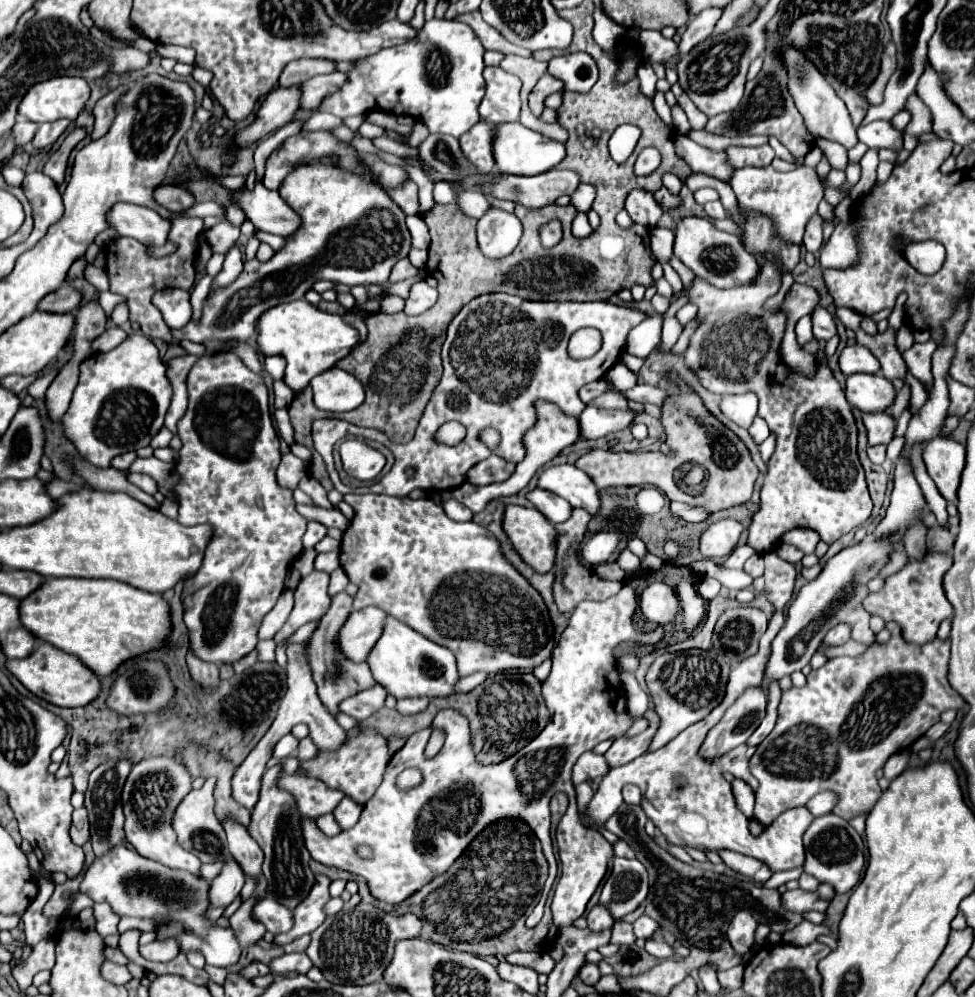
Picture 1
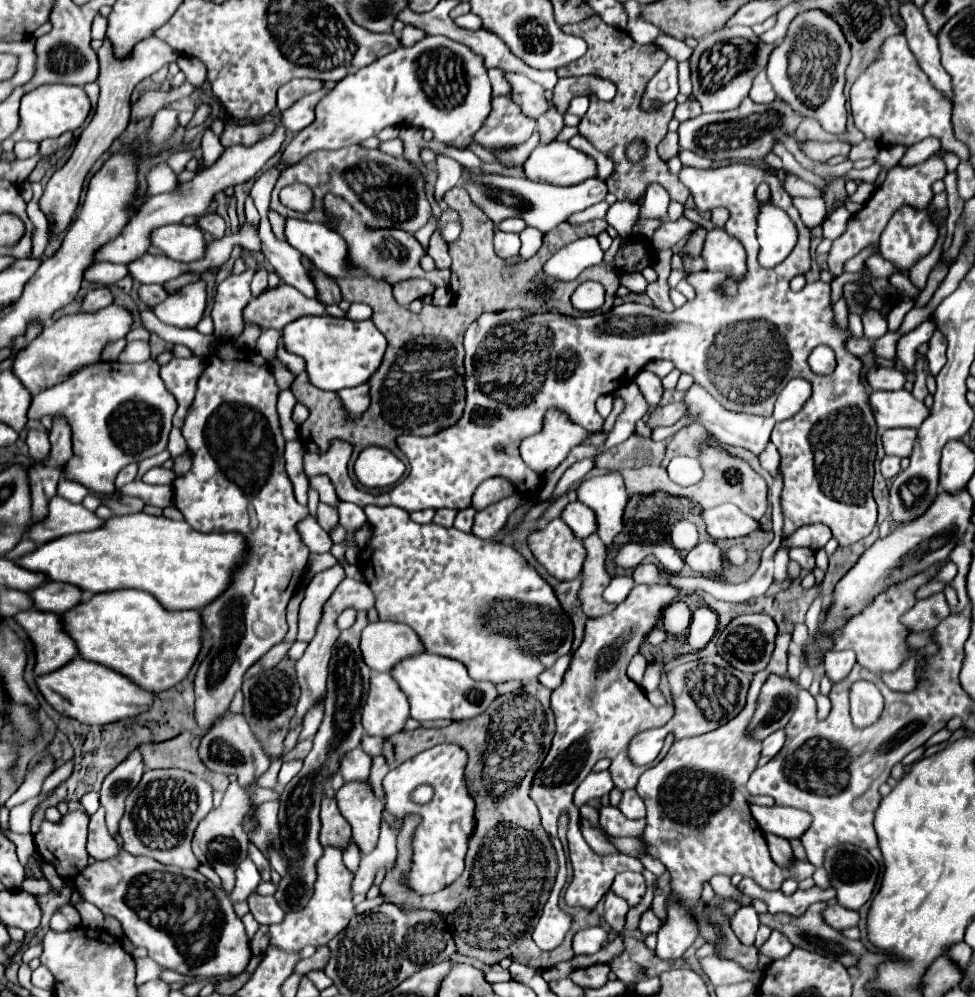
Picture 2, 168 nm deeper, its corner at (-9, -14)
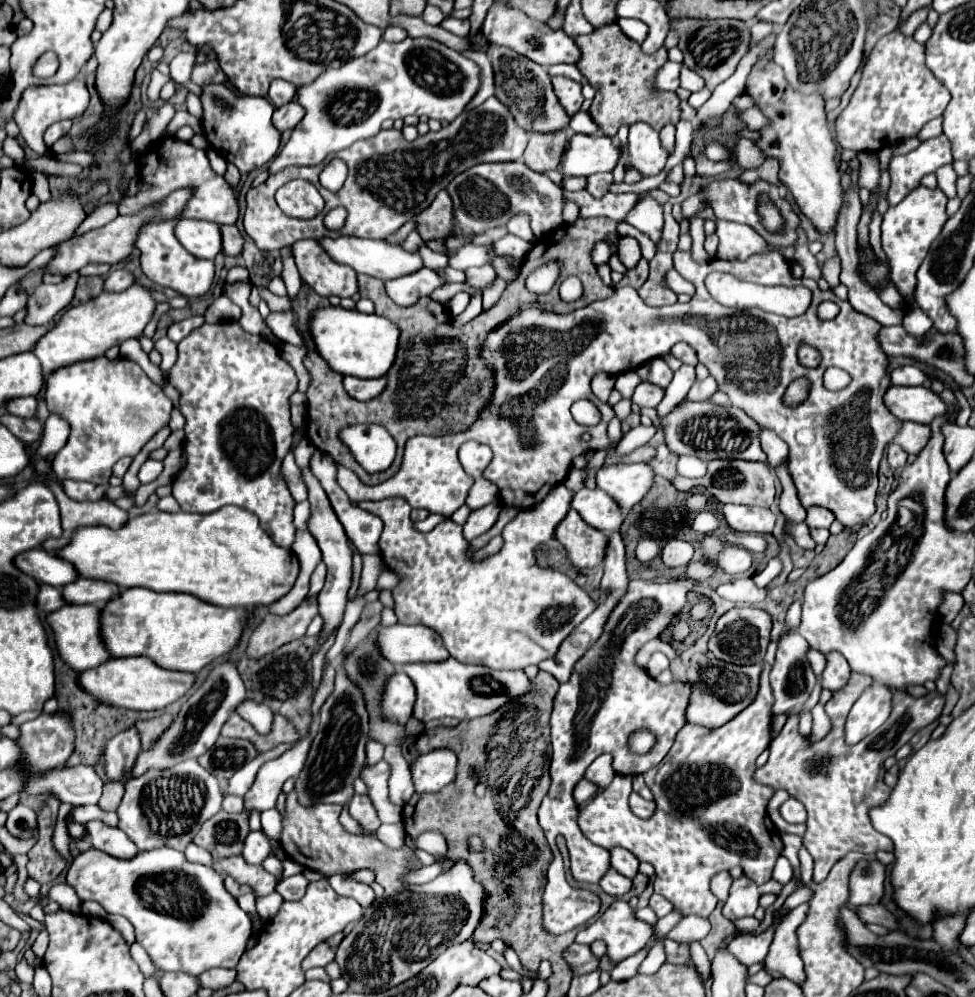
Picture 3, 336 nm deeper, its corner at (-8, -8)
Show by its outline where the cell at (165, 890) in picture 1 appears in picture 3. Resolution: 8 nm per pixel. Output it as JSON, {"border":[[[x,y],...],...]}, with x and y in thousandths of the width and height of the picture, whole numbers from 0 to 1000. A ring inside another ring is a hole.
{"border":[[[158,851],[142,855],[137,861],[125,863],[103,853],[82,855],[70,871],[70,887],[84,905],[96,903],[111,917],[131,921],[139,933],[139,945],[154,957],[158,967],[168,975],[189,975],[203,979],[213,971],[242,971],[258,939],[258,923],[244,909],[242,901],[230,891],[230,881],[213,869],[197,867],[191,859],[176,851]]]}

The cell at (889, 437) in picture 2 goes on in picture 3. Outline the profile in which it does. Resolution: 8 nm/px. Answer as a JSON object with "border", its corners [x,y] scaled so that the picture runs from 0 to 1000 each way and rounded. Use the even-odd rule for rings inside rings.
{"border":[[[927,423],[915,443],[925,447],[931,455],[942,455],[942,451],[946,451],[946,447],[950,447],[952,441],[954,441],[954,427]]]}

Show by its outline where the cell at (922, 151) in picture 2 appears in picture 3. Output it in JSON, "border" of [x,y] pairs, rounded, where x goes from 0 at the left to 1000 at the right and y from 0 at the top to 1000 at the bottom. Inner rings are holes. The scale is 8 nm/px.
{"border":[[[966,118],[954,120],[954,122],[952,122],[944,132],[942,132],[942,138],[944,138],[944,140],[960,138],[960,136],[964,136],[964,130],[966,130]]]}

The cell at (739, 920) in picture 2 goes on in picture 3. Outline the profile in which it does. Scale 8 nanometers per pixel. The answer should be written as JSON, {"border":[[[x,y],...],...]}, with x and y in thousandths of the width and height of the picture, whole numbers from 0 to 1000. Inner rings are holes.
{"border":[[[761,879],[761,881],[751,885],[749,901],[743,907],[741,917],[751,925],[759,923],[759,921],[765,921],[765,919],[773,919],[773,915],[777,911],[779,897],[794,896],[799,898],[803,889],[793,882],[777,888],[769,885],[765,879]]]}

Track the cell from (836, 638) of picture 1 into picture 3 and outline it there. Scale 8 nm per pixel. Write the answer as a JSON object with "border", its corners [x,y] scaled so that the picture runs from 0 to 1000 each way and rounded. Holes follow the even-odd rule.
{"border":[[[859,654],[847,656],[847,670],[843,674],[843,690],[849,690],[853,694],[862,692],[870,684],[872,674],[874,672],[872,672],[868,660],[864,660],[864,656],[859,656]]]}

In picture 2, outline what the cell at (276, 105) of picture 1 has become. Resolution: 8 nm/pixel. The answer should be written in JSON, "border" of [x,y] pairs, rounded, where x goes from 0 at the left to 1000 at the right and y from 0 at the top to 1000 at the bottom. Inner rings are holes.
{"border":[[[286,126],[282,130],[280,136],[259,144],[259,146],[237,146],[233,148],[227,158],[214,166],[214,169],[208,169],[206,173],[202,173],[202,177],[190,185],[186,185],[182,191],[177,193],[171,193],[171,195],[161,195],[157,199],[153,199],[134,219],[132,223],[128,225],[128,229],[122,233],[120,239],[116,239],[114,243],[106,245],[95,263],[116,263],[116,265],[134,265],[136,261],[145,259],[153,245],[155,245],[155,233],[159,229],[165,229],[169,225],[182,225],[186,223],[190,217],[208,217],[212,213],[212,207],[214,203],[218,201],[218,197],[225,193],[225,191],[231,191],[235,187],[243,187],[243,185],[249,185],[253,181],[257,181],[264,173],[268,173],[272,169],[272,164],[276,162],[276,158],[280,158],[286,150],[288,150],[288,144],[292,140],[292,128]],[[251,164],[253,164],[253,177],[257,175],[257,179],[251,179]]]}

